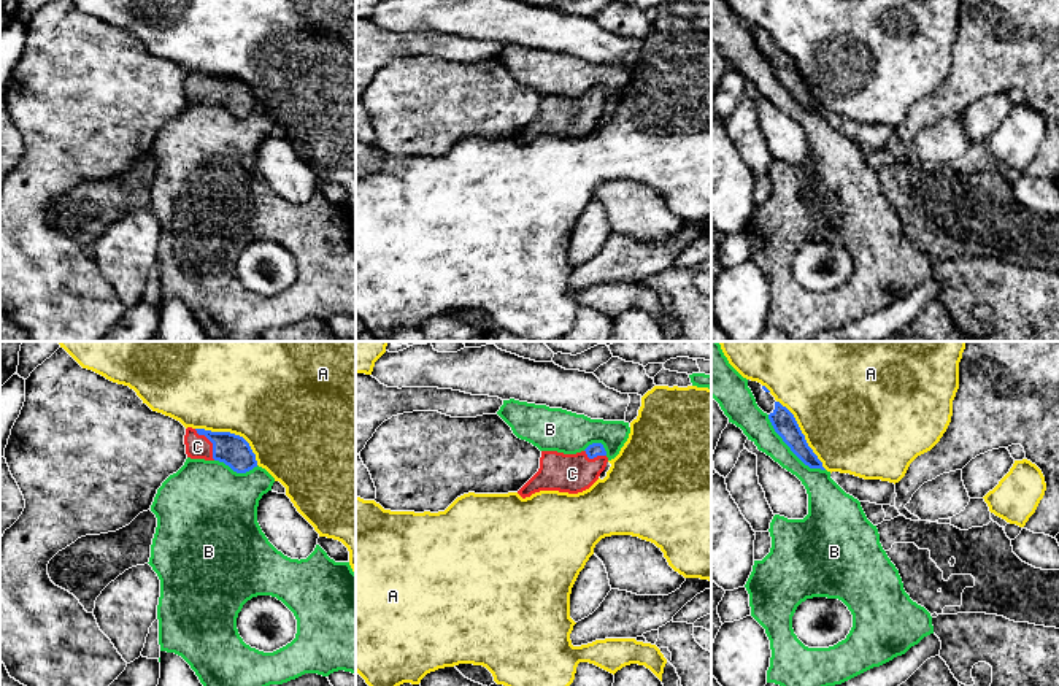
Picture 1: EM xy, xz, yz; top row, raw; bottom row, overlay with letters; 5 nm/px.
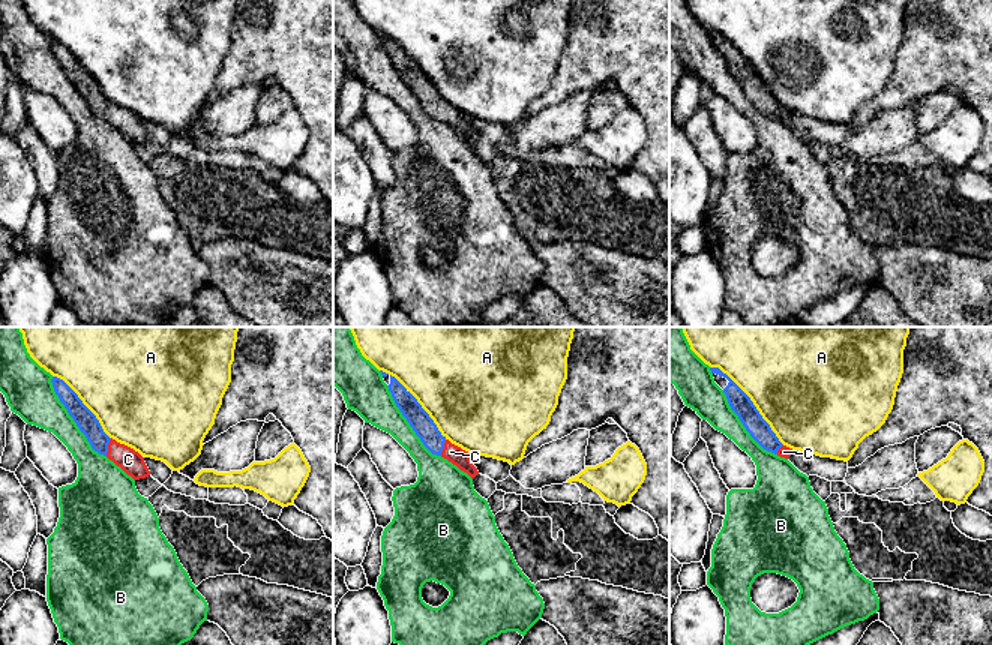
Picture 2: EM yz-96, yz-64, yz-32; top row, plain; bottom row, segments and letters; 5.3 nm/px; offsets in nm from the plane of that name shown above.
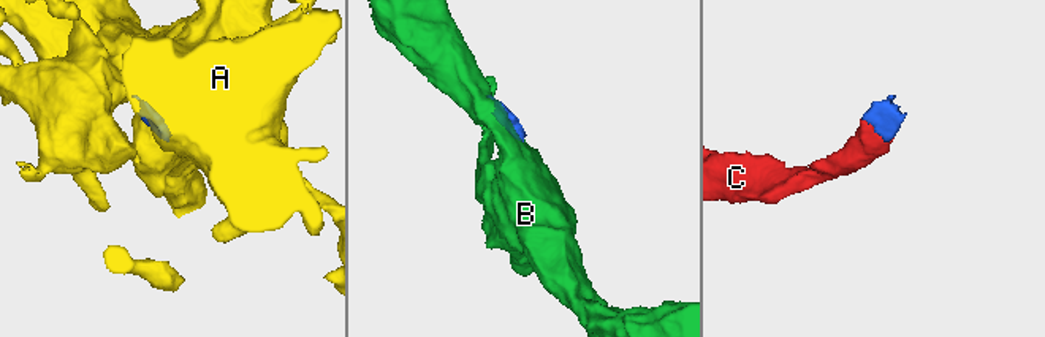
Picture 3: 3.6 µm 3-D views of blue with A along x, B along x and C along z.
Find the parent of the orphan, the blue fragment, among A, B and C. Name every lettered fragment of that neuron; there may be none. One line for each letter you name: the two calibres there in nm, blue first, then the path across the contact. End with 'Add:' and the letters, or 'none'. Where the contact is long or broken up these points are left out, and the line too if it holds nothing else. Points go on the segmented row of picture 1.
C: 160/130 nm | across xy (232, 450), (211, 442), (197, 447)
Add: C

